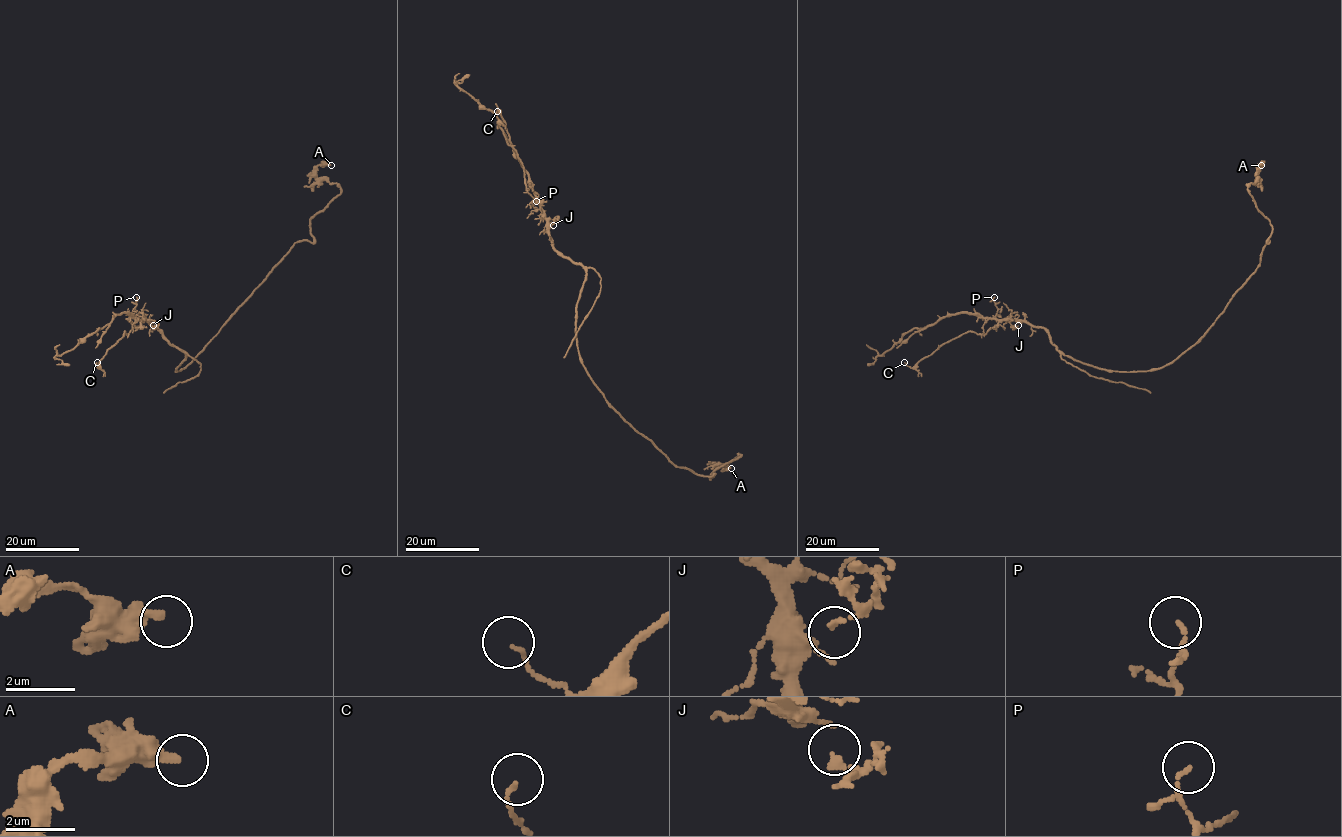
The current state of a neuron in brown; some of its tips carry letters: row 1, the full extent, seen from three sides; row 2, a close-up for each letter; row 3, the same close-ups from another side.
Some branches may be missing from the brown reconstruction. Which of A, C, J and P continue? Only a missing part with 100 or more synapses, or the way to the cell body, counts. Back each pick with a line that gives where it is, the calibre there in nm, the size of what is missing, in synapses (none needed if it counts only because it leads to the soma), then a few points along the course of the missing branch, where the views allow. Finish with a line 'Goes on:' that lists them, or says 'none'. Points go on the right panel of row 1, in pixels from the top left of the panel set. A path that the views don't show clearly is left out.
Goes on: none

